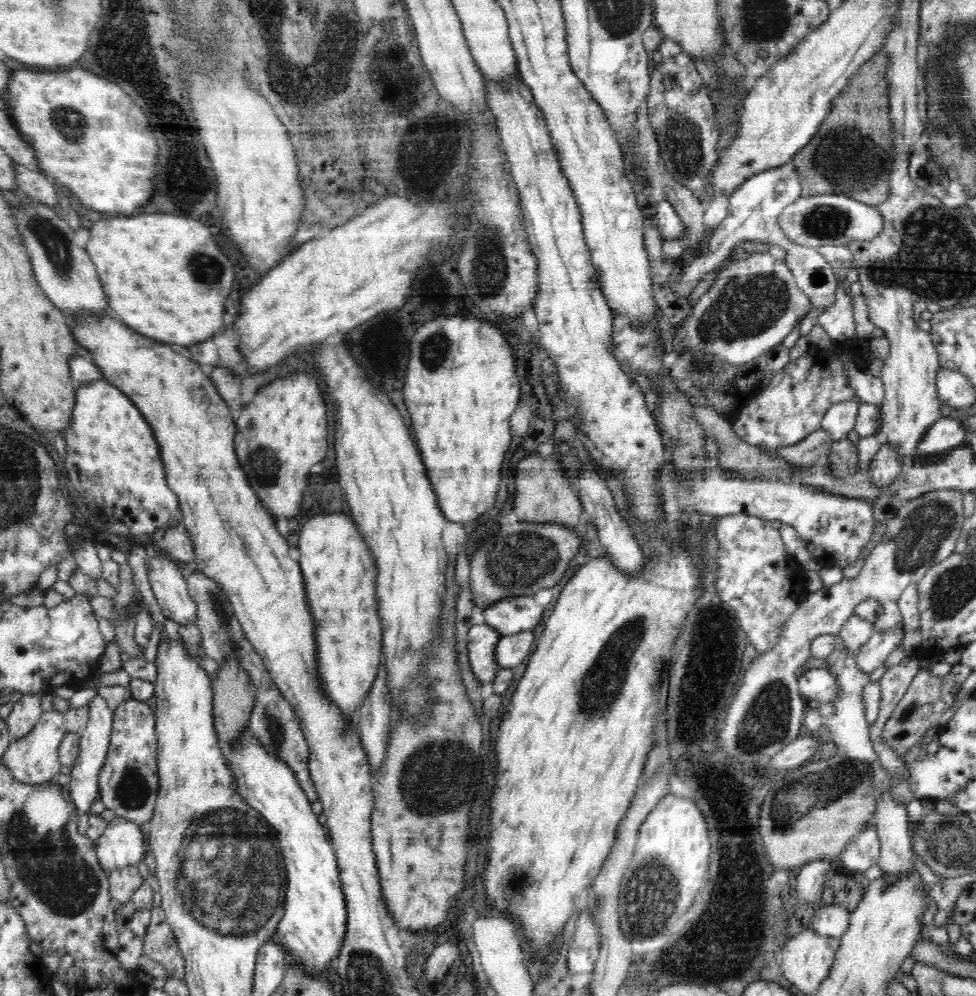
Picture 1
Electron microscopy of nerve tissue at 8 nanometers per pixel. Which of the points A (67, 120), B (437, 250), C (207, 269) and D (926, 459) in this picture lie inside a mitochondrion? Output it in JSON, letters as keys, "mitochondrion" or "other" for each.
{"A":"mitochondrion","B":"mitochondrion","C":"mitochondrion","D":"other"}

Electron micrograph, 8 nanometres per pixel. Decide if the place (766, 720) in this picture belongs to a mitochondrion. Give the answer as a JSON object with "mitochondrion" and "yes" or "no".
{"mitochondrion":"yes"}

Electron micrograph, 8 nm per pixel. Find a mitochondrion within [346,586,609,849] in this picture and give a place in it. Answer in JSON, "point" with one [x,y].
{"point":[436,778]}

